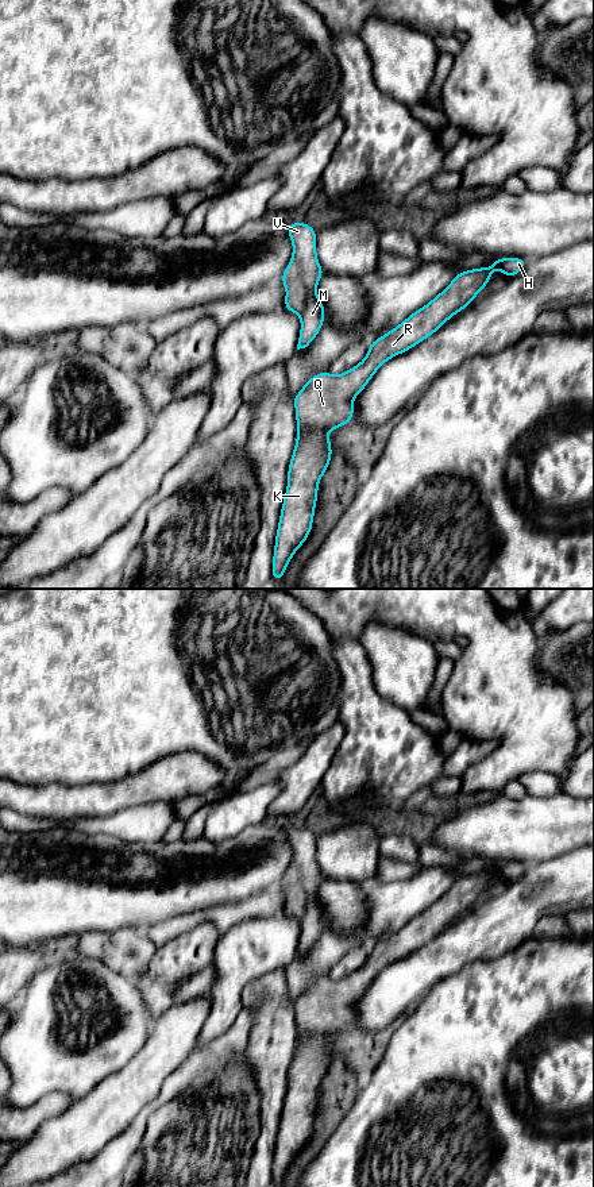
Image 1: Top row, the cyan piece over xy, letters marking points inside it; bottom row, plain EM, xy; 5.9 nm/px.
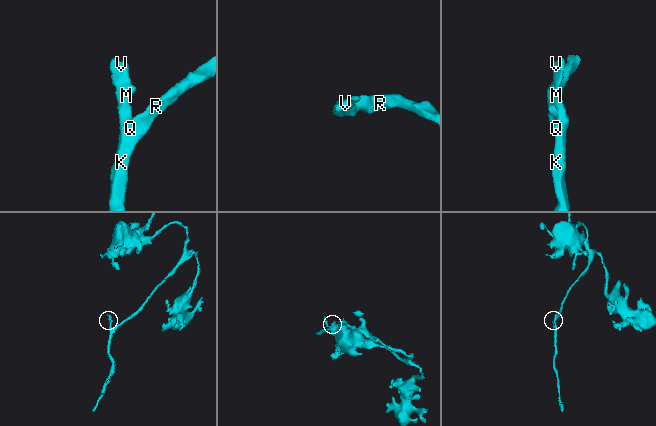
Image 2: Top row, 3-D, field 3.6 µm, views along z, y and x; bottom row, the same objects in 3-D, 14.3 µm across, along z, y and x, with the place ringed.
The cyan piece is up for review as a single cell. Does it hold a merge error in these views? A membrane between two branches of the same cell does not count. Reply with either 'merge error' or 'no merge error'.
no merge error

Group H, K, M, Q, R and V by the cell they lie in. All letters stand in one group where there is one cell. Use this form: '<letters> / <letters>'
H K M Q R V

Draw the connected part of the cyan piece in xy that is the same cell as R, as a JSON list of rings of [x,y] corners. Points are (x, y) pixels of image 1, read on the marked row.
[[[497,257],[489,267],[458,273],[428,304],[371,342],[360,363],[339,375],[319,373],[294,396],[297,438],[275,533],[271,564],[275,582],[285,578],[285,569],[312,532],[319,483],[332,459],[328,432],[354,420],[354,398],[385,362],[409,351],[468,307],[491,281],[493,270],[501,270],[512,278],[525,267],[526,261]]]

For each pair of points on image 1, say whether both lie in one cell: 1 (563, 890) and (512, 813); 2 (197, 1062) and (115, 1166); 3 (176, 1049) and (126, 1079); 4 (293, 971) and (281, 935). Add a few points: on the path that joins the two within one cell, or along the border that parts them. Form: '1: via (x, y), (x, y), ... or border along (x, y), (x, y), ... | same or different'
1: border along (573, 850), (528, 864) | different
2: via (173, 1087), (142, 1117), (128, 1140) | same
3: via (164, 1052), (138, 1078) | same
4: border along (297, 955), (282, 968) | different

